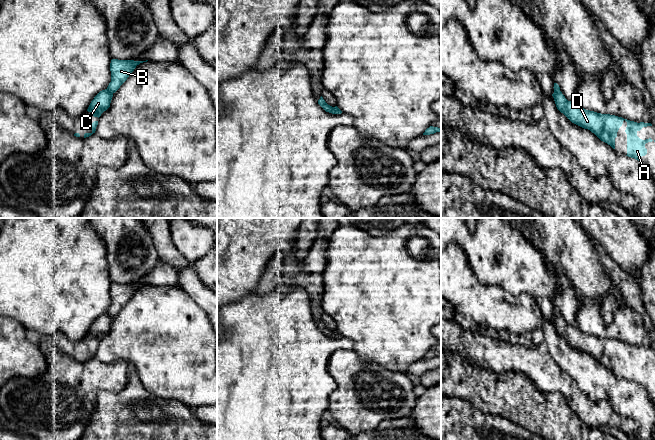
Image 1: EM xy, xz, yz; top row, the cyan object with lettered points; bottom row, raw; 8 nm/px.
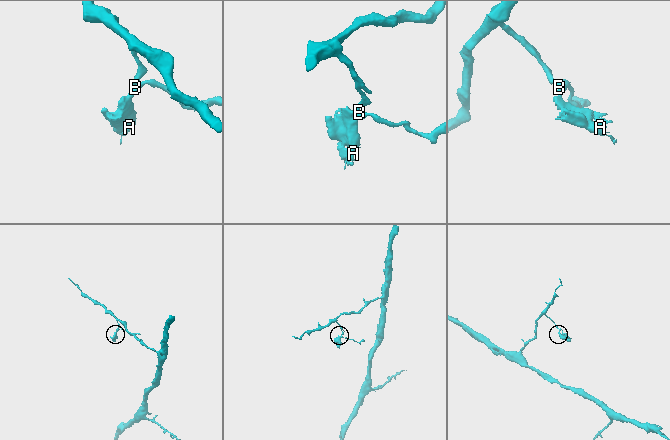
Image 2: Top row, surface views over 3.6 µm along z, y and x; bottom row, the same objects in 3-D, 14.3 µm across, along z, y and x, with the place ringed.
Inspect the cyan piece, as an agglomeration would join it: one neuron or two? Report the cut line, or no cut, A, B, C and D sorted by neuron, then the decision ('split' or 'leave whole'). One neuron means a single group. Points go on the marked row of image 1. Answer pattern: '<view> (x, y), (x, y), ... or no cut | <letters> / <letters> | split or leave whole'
xy (106, 89), (112, 94) | A C D / B | split

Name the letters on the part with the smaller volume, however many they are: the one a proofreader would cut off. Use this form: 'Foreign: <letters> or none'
Foreign: A, C, D

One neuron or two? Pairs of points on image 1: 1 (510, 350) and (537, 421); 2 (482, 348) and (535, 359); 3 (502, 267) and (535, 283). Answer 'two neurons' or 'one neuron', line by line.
1: two neurons
2: one neuron
3: one neuron

